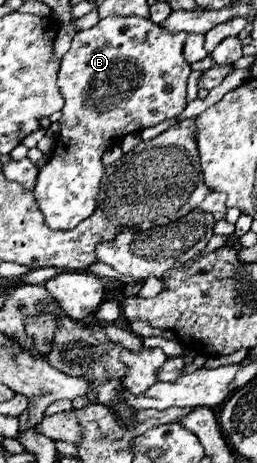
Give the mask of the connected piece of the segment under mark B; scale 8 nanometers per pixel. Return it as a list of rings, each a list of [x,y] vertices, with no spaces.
[[[114,16],[100,20],[90,30],[80,30],[72,48],[64,54],[60,66],[58,86],[66,100],[62,108],[60,134],[56,138],[48,164],[40,170],[34,196],[44,214],[44,220],[52,230],[72,230],[86,220],[96,208],[96,196],[104,174],[102,155],[112,140],[120,140],[130,132],[140,132],[166,118],[176,118],[186,108],[186,80],[190,76],[190,64],[182,56],[182,44],[186,34],[168,34],[150,18],[140,16]]]

